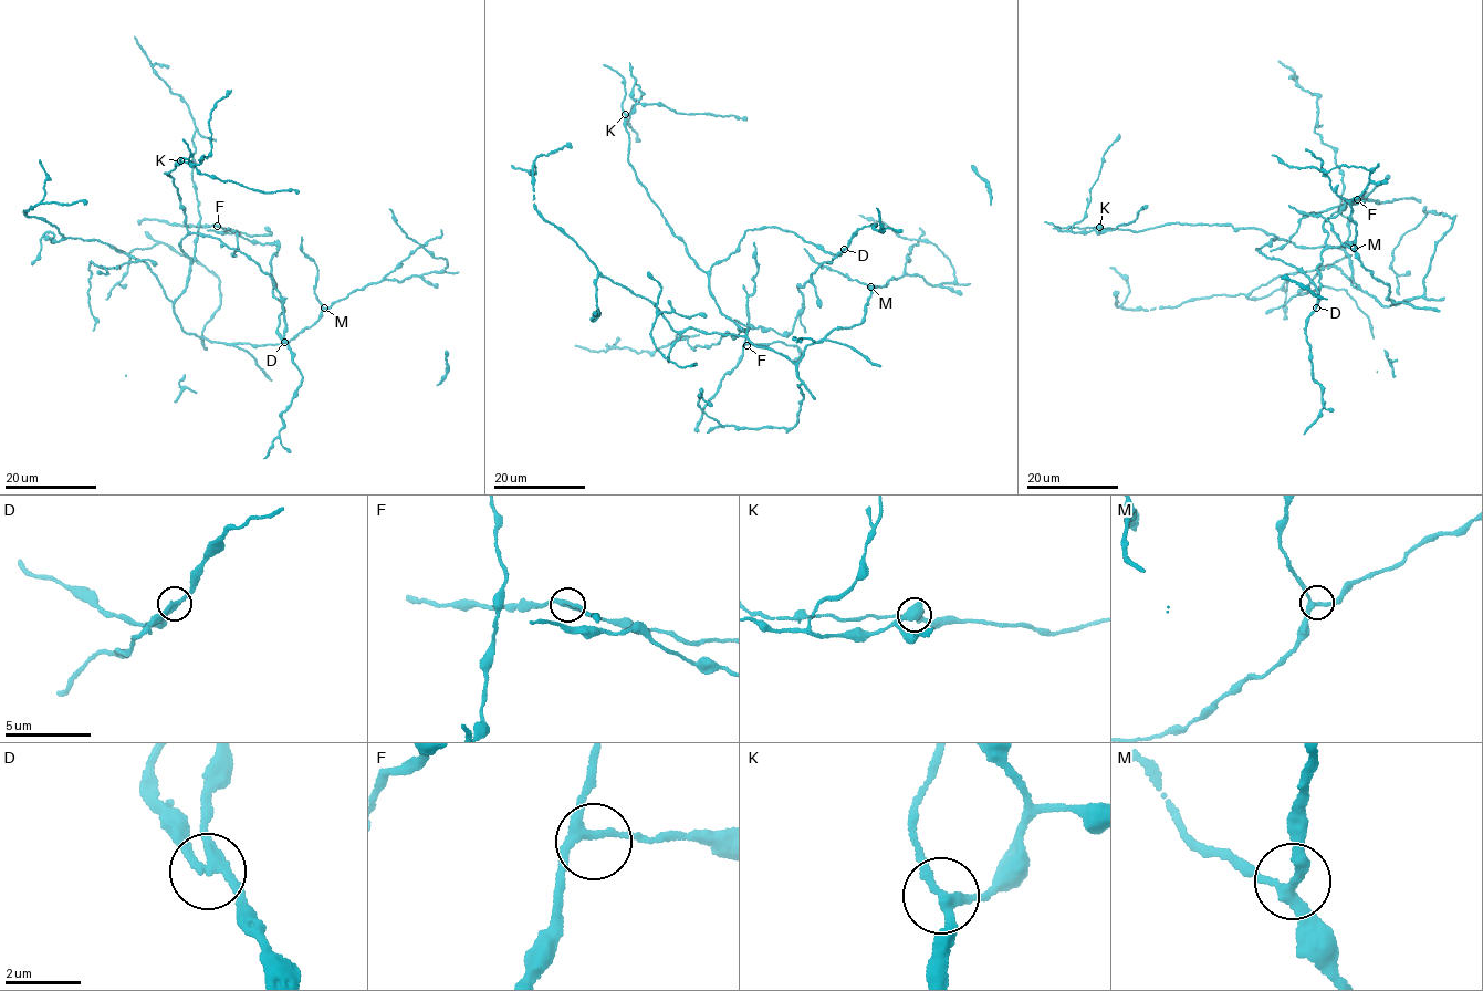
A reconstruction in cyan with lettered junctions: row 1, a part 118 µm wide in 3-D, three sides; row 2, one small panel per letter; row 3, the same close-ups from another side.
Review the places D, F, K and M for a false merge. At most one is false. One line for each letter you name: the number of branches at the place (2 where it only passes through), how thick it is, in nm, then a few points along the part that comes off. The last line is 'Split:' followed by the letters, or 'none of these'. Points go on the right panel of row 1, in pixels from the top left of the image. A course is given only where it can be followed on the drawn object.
D: Branches: 3. Thickness 240 nm. Course of the part to remove: (1316, 308), (1319, 274), (1316, 268), (1327, 236), (1323, 225), (1346, 204), (1361, 201), (1347, 202), (1330, 216)
Split: D

